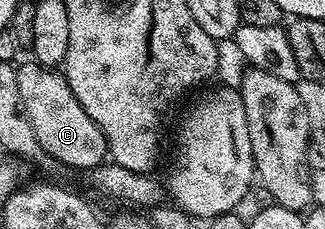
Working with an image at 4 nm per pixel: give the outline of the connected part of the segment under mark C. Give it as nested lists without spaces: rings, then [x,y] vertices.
[[[28,59],[17,68],[17,83],[21,87],[21,103],[33,127],[33,135],[37,135],[37,143],[41,143],[46,153],[53,155],[60,166],[67,168],[68,165],[71,169],[90,171],[104,164],[108,156],[105,135],[85,113],[85,107],[77,103],[77,95],[73,95],[62,72]]]

